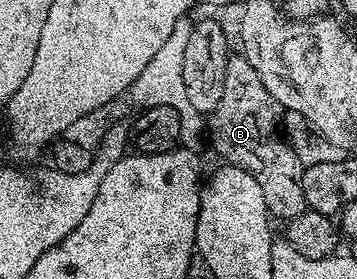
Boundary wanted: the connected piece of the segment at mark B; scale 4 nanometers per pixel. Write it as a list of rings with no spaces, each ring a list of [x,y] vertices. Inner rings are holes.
[[[240,53],[230,54],[227,61],[227,77],[223,77],[223,97],[219,105],[211,112],[207,119],[207,139],[213,142],[213,147],[222,155],[224,162],[229,165],[236,164],[238,167],[247,169],[255,181],[259,181],[259,189],[263,189],[263,201],[267,201],[267,209],[274,220],[288,221],[299,217],[307,208],[303,197],[303,185],[301,184],[301,172],[303,170],[300,161],[289,144],[280,134],[273,132],[273,123],[269,119],[280,120],[282,108],[277,106],[275,97],[267,93],[267,85],[255,73],[251,61],[247,61]]]

